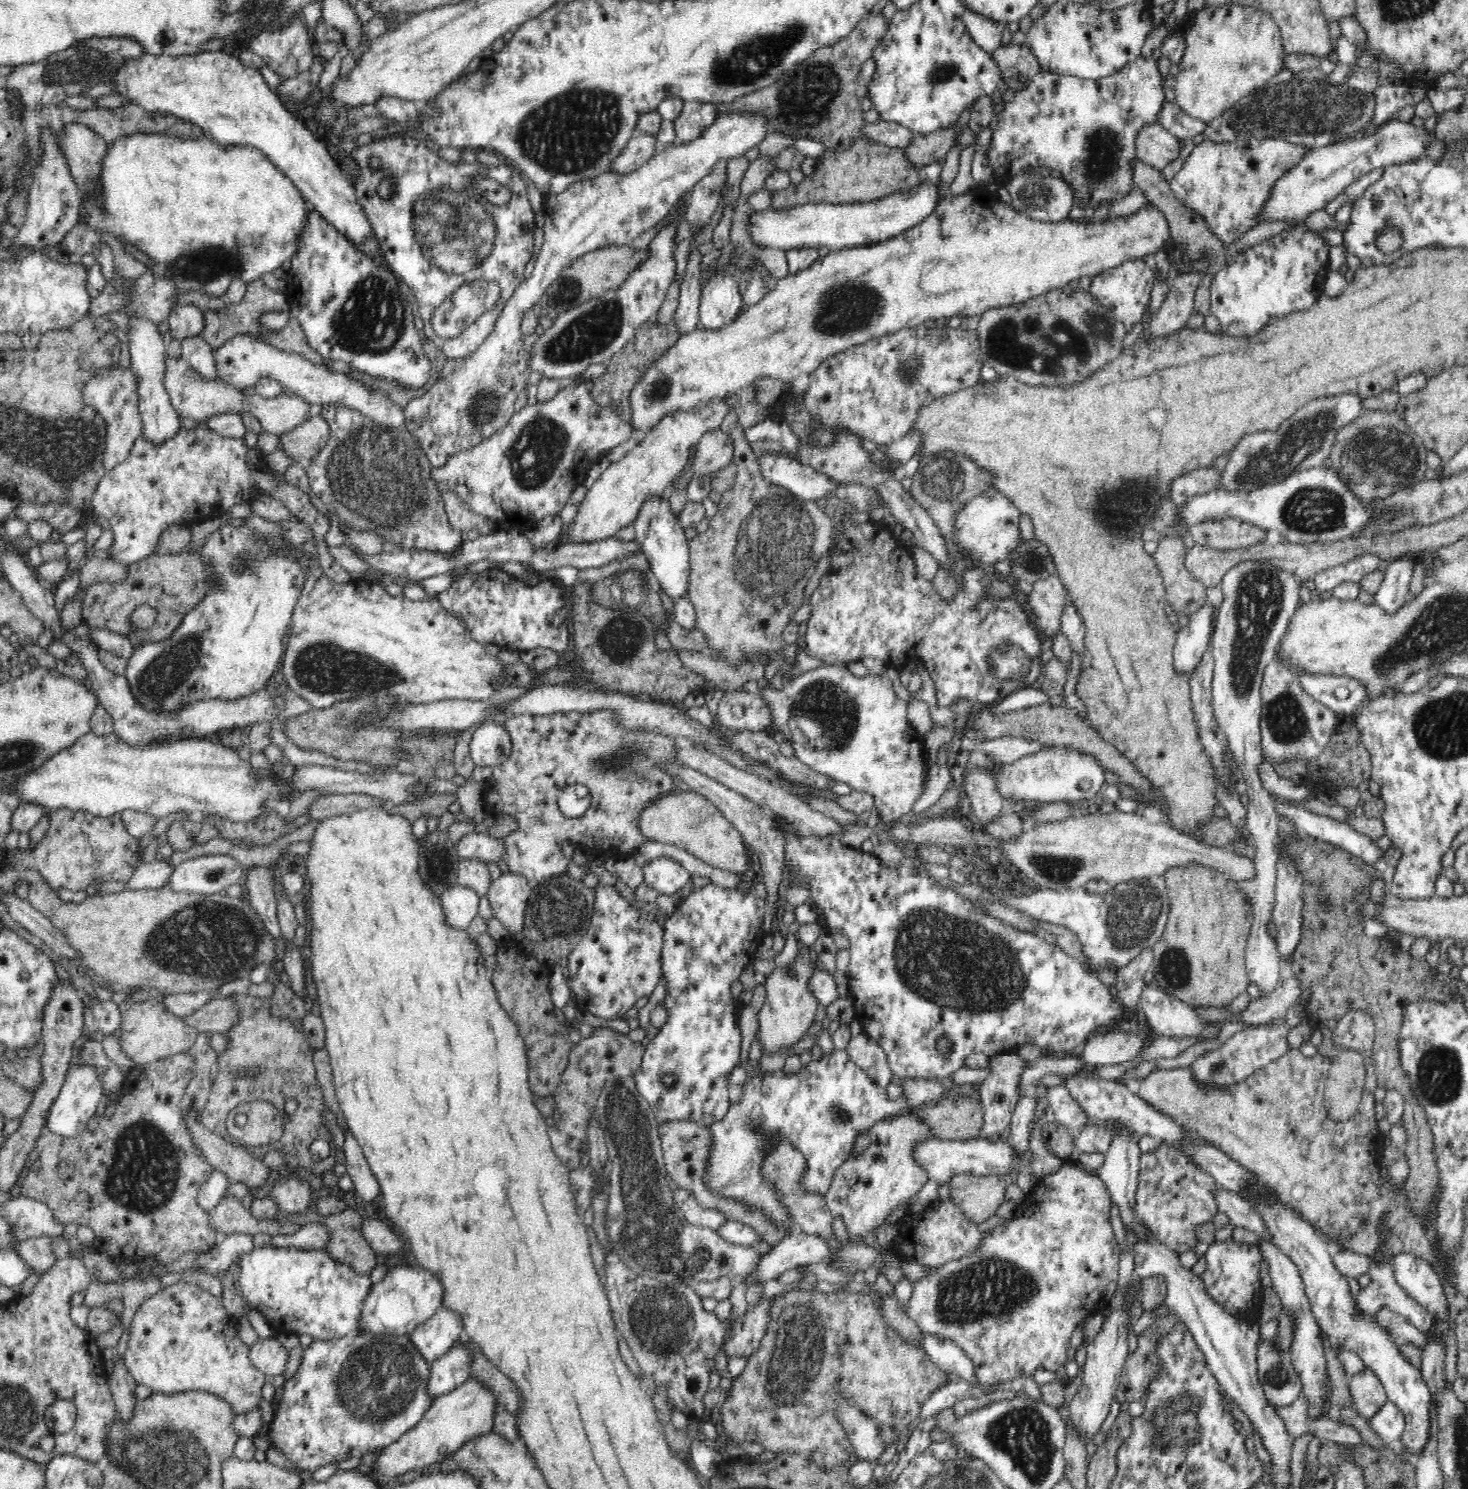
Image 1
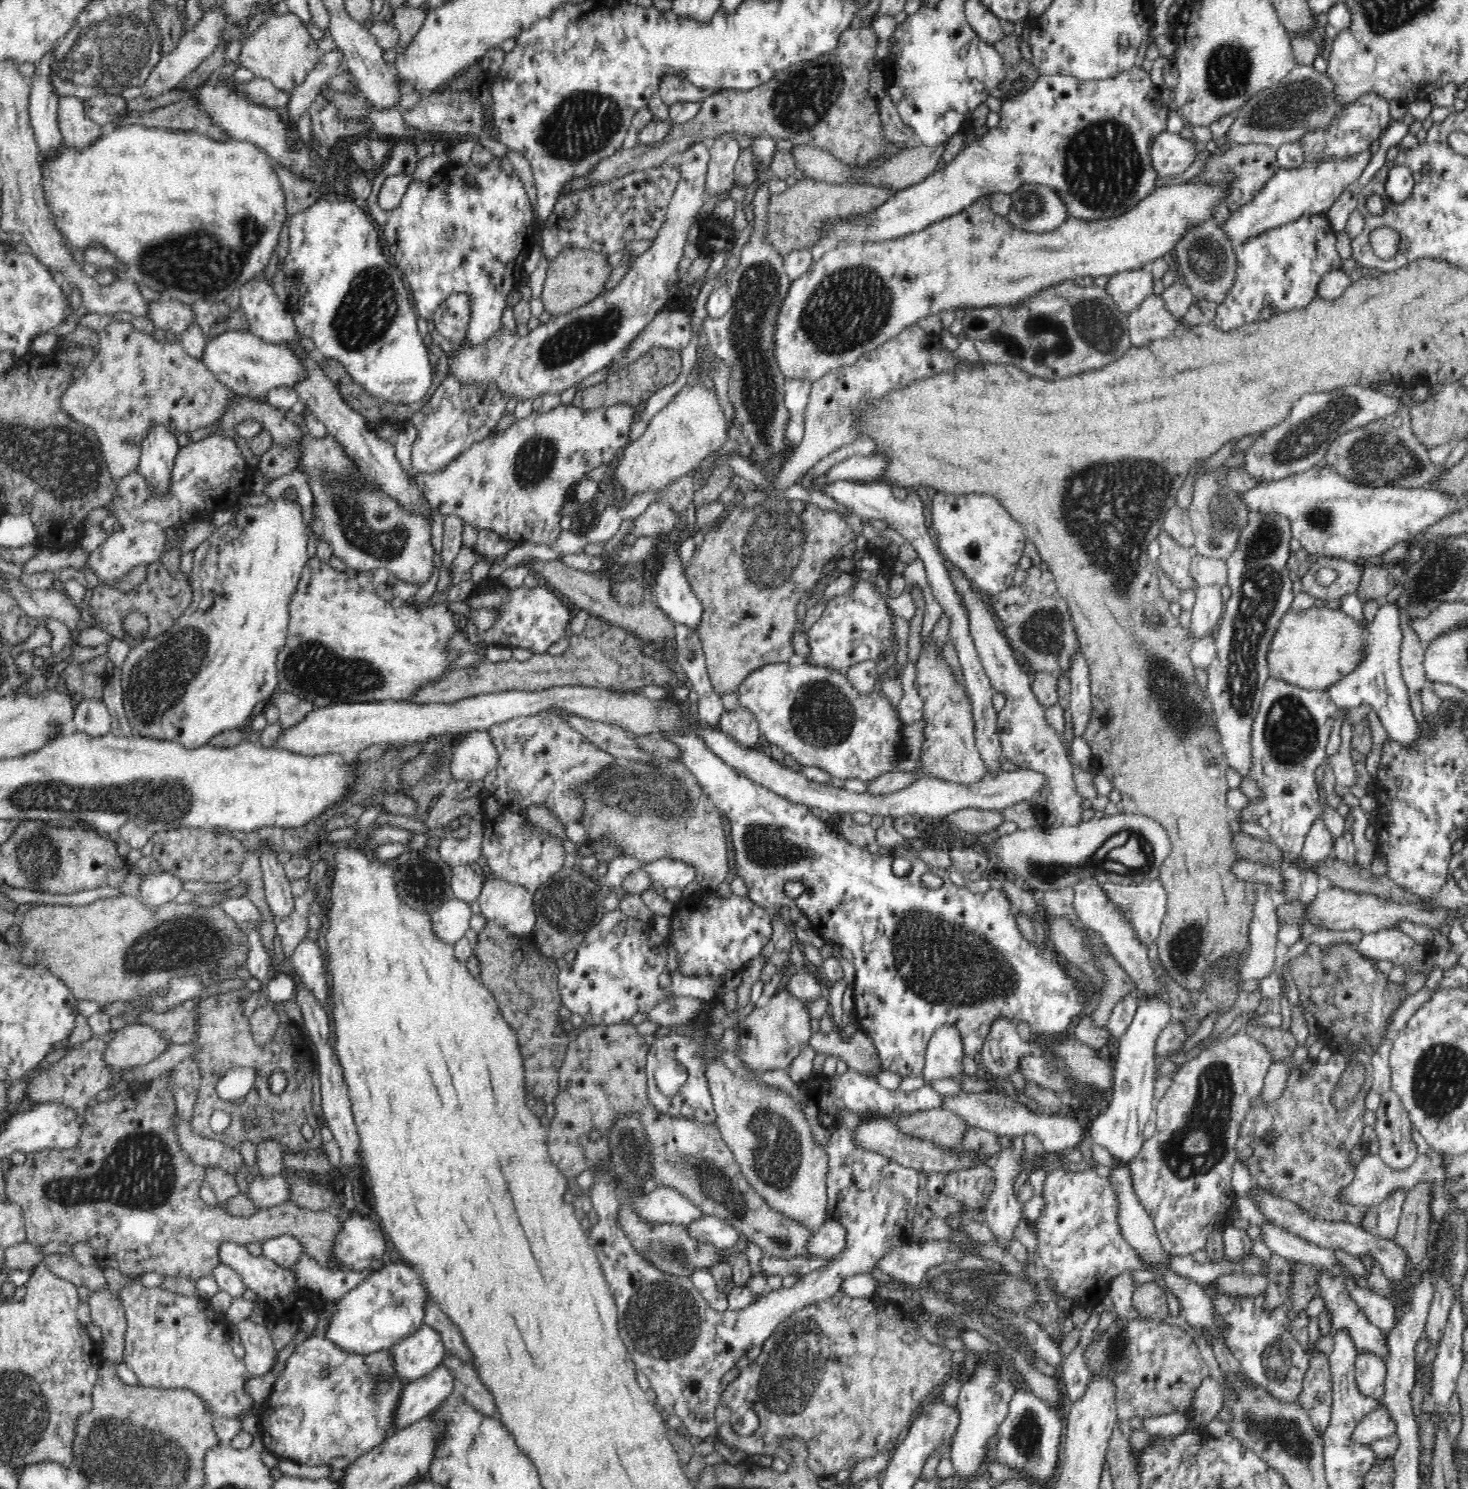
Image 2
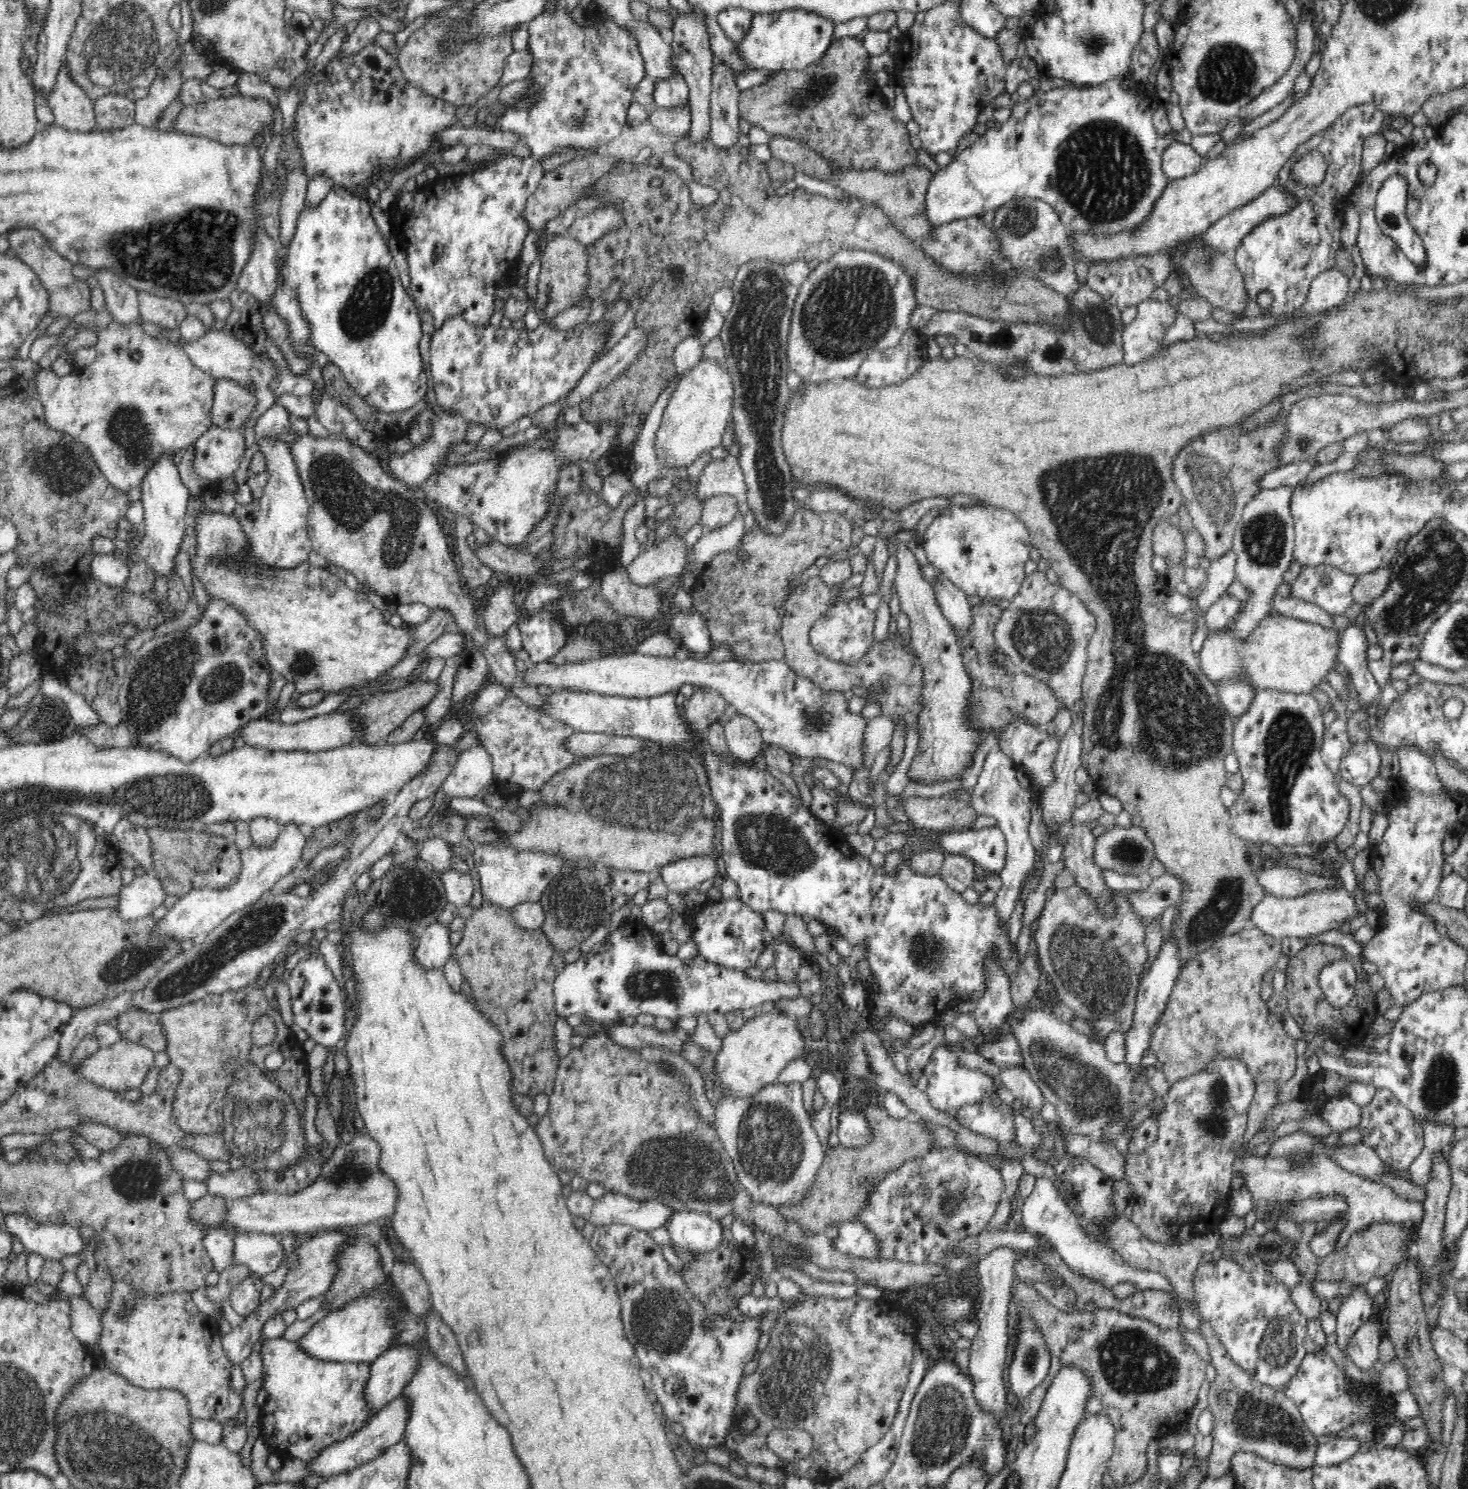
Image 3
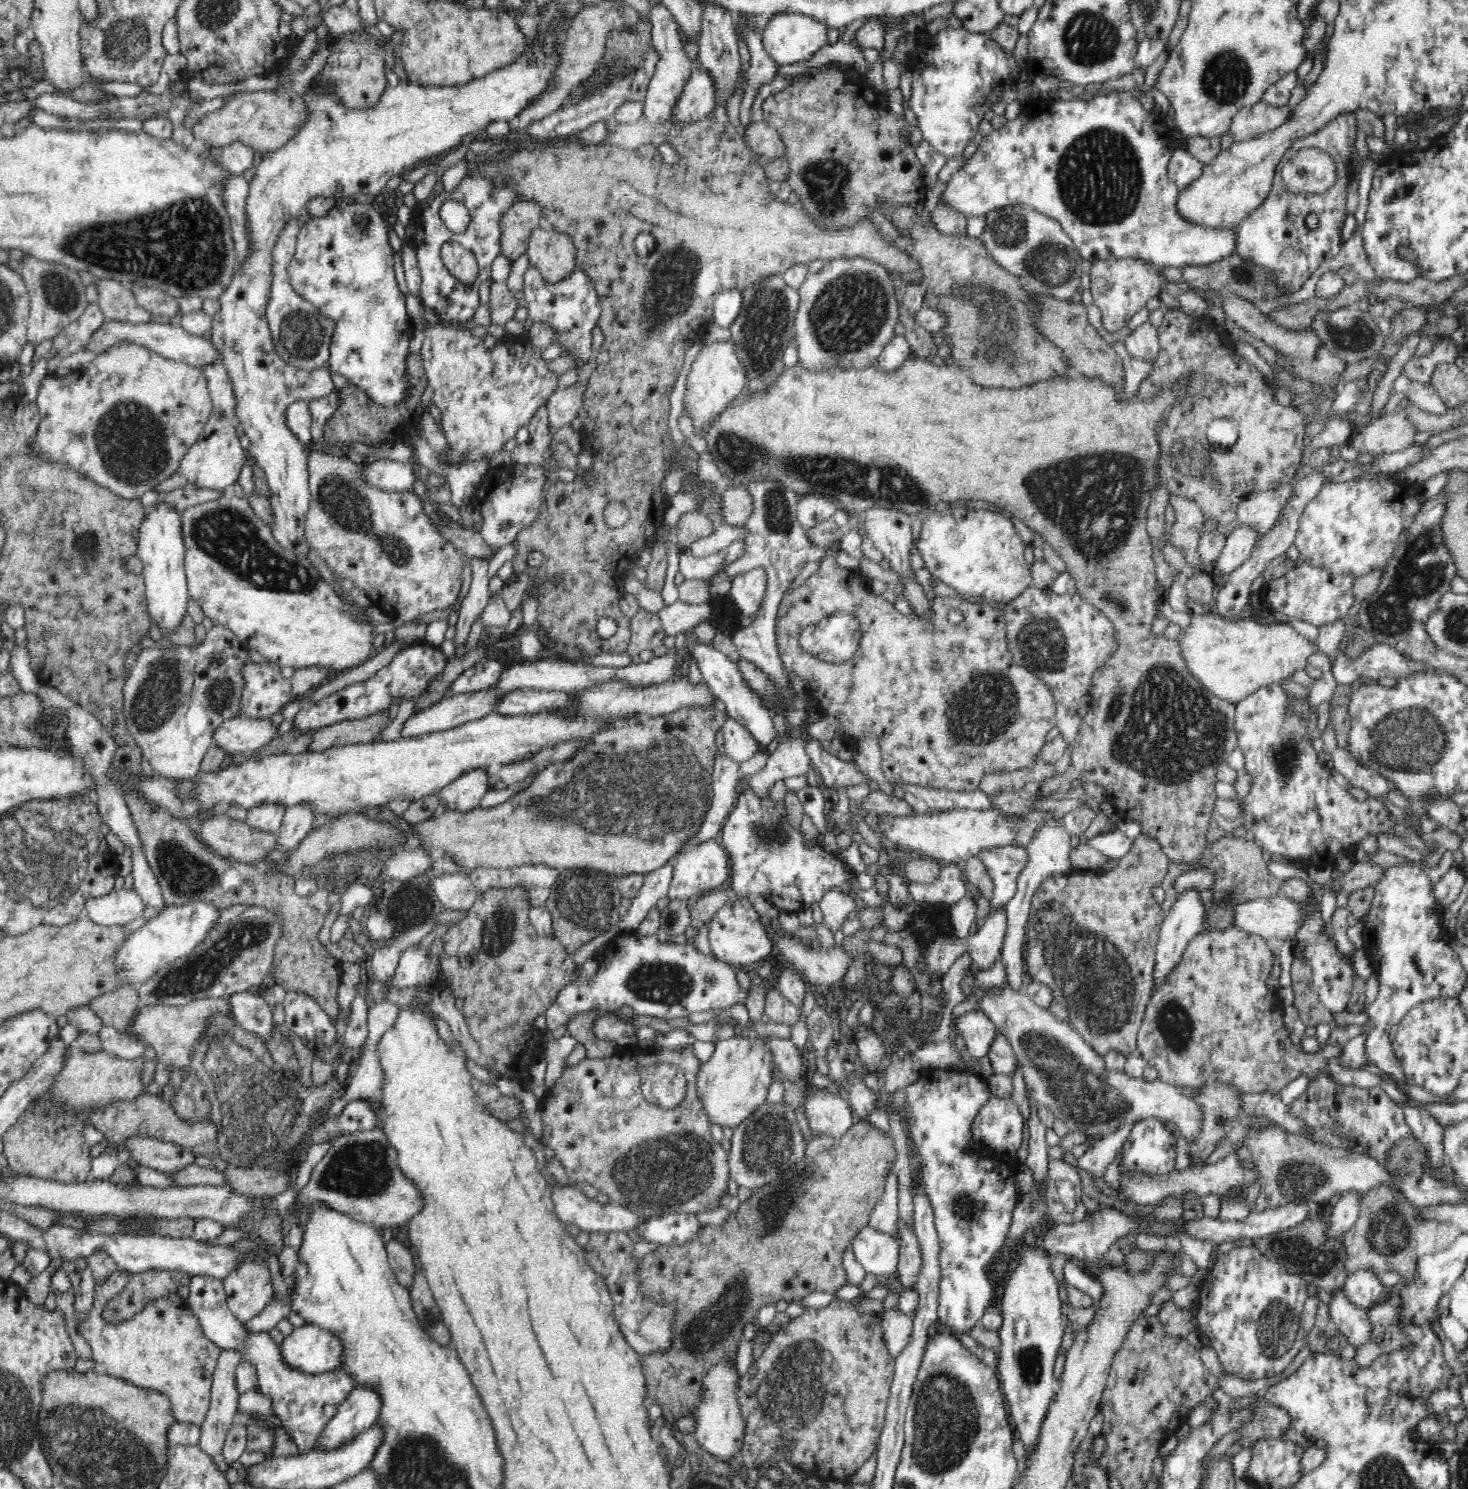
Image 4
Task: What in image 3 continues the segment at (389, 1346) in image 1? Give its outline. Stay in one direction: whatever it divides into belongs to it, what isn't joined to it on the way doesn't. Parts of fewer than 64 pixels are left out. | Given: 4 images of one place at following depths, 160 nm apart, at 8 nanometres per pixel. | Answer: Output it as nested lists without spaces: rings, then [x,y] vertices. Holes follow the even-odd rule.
[[[284,1337],[264,1338],[261,1352],[263,1360],[263,1389],[267,1392],[266,1402],[260,1407],[260,1434],[268,1442],[270,1450],[282,1457],[300,1458],[306,1464],[313,1462],[334,1443],[368,1426],[376,1415],[370,1401],[366,1399],[370,1363],[321,1360],[310,1355],[297,1341],[288,1342]]]

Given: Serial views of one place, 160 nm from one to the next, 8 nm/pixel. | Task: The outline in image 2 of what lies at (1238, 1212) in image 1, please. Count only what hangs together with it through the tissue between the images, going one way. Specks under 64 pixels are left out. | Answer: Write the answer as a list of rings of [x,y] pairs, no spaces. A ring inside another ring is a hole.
[[[1267,1222],[1261,1227],[1261,1239],[1274,1253],[1284,1257],[1288,1262],[1301,1264],[1321,1264],[1332,1268],[1336,1257],[1334,1249],[1318,1246],[1294,1233],[1281,1229],[1274,1223]]]

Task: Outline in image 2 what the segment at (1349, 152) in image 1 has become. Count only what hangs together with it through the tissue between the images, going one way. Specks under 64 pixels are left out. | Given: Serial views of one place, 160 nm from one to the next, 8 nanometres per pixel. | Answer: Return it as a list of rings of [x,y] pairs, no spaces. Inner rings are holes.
[[[1370,148],[1360,154],[1348,154],[1342,158],[1326,158],[1304,162],[1300,167],[1276,171],[1260,192],[1244,207],[1230,214],[1221,227],[1233,244],[1258,236],[1263,232],[1296,222],[1304,216],[1322,215],[1328,212],[1342,191],[1363,173],[1370,162]]]

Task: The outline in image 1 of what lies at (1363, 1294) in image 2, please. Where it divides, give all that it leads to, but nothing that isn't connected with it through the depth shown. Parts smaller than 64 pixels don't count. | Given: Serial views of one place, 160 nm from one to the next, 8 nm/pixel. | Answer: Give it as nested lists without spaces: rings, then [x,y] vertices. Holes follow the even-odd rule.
[[[1382,1307],[1374,1314],[1375,1322],[1397,1342],[1408,1342],[1416,1345],[1423,1350],[1426,1344],[1425,1334],[1416,1326],[1409,1323],[1405,1316],[1390,1310],[1388,1307]]]

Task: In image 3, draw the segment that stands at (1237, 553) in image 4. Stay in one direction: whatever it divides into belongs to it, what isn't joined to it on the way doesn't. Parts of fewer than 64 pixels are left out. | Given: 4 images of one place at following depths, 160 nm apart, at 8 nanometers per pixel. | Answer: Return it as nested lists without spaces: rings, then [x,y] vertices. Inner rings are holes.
[[[1232,548],[1229,554],[1224,554],[1211,562],[1207,571],[1206,582],[1198,594],[1192,595],[1194,607],[1204,612],[1228,590],[1235,577],[1235,553]]]

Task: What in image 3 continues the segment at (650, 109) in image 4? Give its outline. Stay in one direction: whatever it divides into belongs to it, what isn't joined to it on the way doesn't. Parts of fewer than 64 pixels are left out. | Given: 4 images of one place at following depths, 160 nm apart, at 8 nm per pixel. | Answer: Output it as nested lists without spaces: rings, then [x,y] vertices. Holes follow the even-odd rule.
[[[675,62],[673,66],[676,74],[670,80],[655,82],[654,103],[660,108],[684,109],[689,106],[689,89]]]

